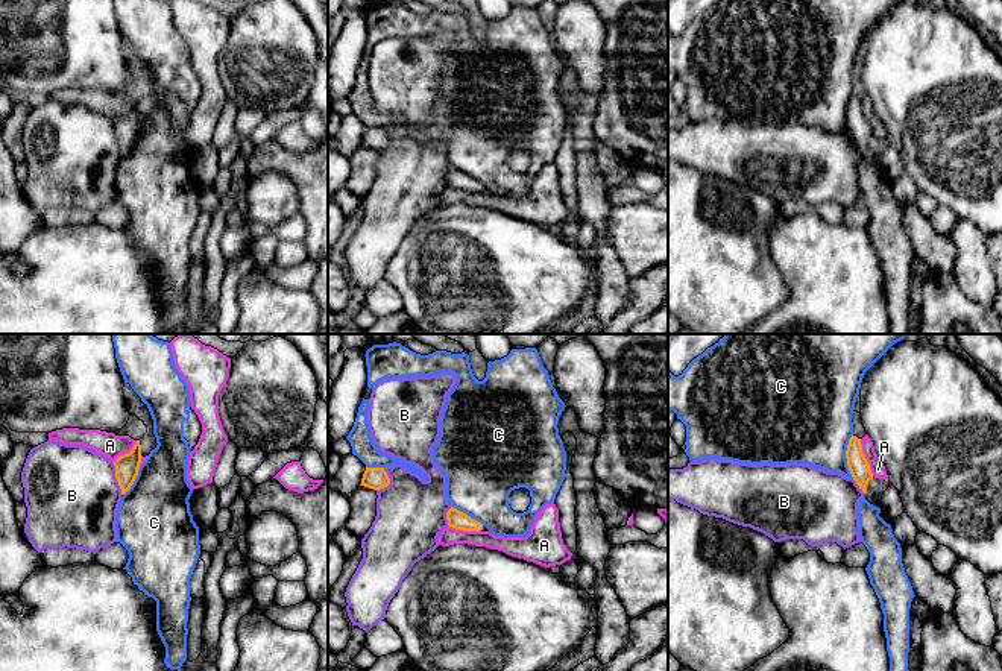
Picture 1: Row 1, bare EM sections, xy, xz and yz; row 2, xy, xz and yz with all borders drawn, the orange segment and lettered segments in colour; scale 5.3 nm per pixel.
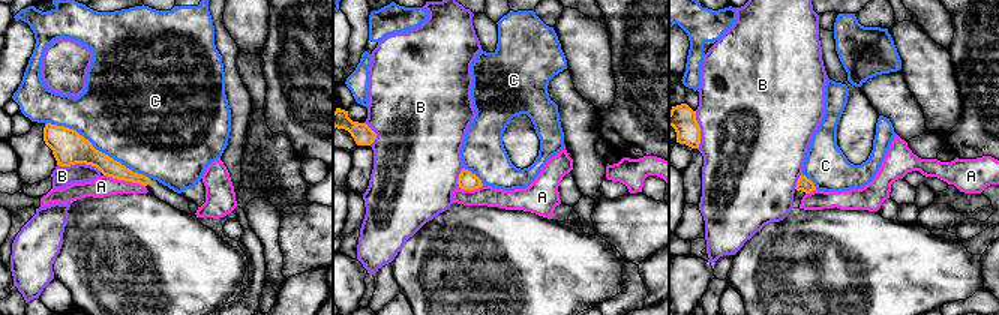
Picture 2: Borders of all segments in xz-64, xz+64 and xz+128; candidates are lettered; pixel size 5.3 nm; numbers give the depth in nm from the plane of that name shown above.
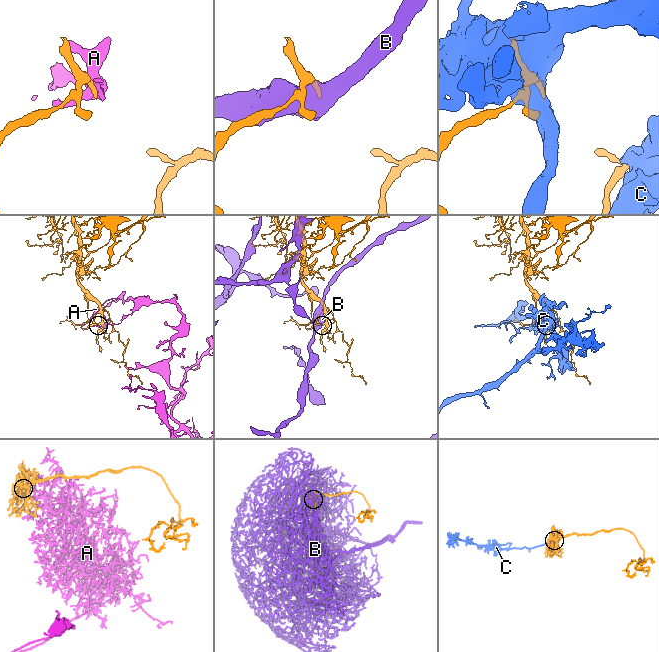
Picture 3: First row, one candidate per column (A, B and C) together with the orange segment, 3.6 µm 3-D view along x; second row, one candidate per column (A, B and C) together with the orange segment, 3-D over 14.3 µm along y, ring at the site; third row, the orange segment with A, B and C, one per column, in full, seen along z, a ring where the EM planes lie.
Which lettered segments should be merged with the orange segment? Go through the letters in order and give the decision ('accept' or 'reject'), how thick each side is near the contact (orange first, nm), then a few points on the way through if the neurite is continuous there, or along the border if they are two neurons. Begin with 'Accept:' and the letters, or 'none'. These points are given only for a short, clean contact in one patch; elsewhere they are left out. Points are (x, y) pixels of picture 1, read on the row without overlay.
Accept: none
A: reject | 110/80 nm
B: reject | 130/500 nm
C: reject | 110/420 nm

